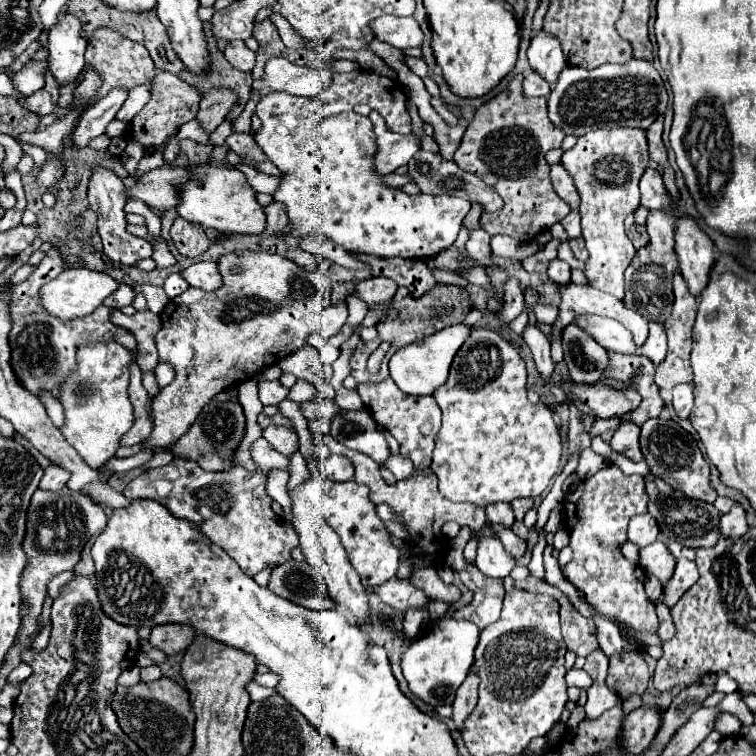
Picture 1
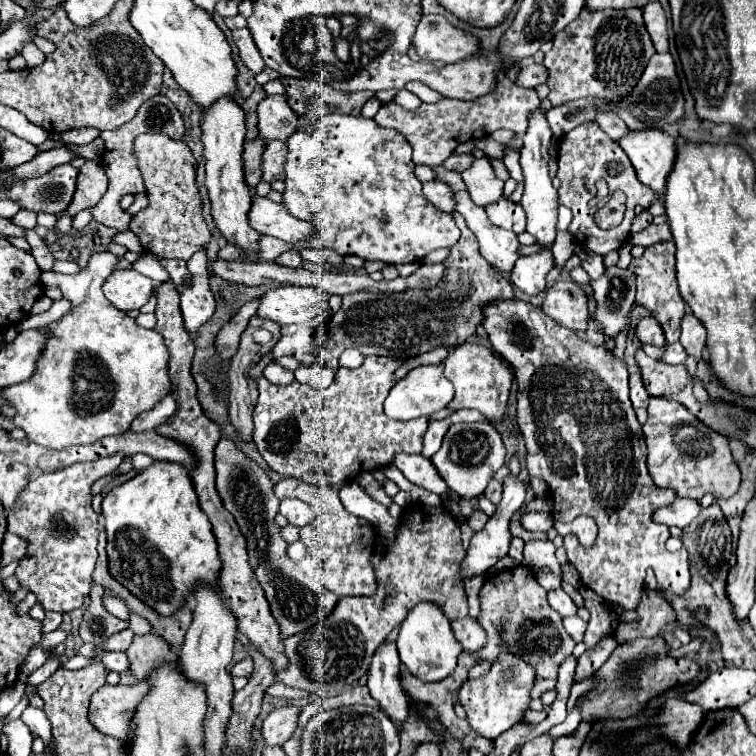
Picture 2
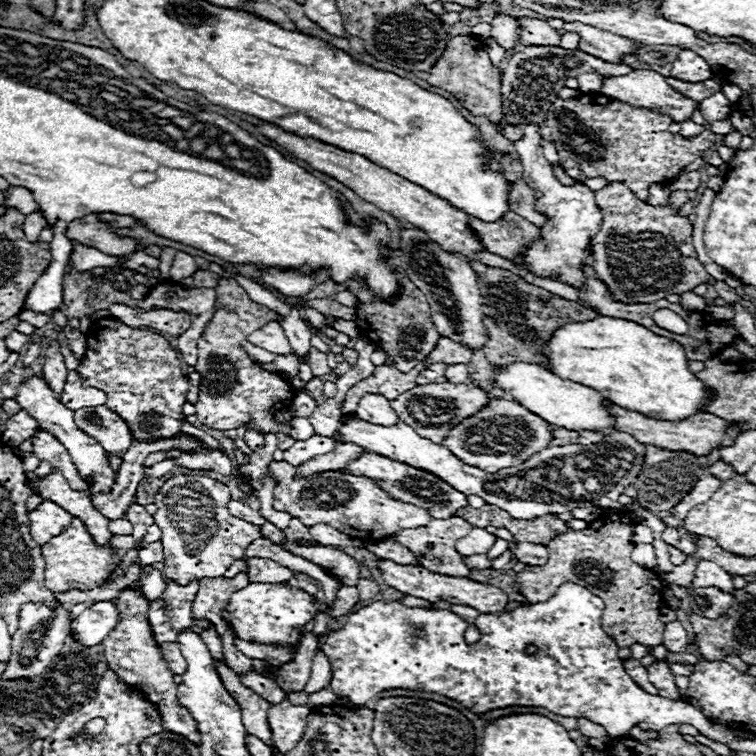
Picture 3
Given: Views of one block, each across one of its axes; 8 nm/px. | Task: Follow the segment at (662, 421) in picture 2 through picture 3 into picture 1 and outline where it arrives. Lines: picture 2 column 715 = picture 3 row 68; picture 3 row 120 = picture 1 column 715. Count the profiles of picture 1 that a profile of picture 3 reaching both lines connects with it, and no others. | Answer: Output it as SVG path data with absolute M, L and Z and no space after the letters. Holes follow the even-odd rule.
M660 418L646 420L642 426L642 432L640 432L640 448L642 448L644 460L654 476L676 486L690 498L710 502L710 504L718 498L716 490L710 486L710 480L708 480L708 474L710 474L708 462L704 460L698 444L690 438L690 434L678 422L660 420Z

